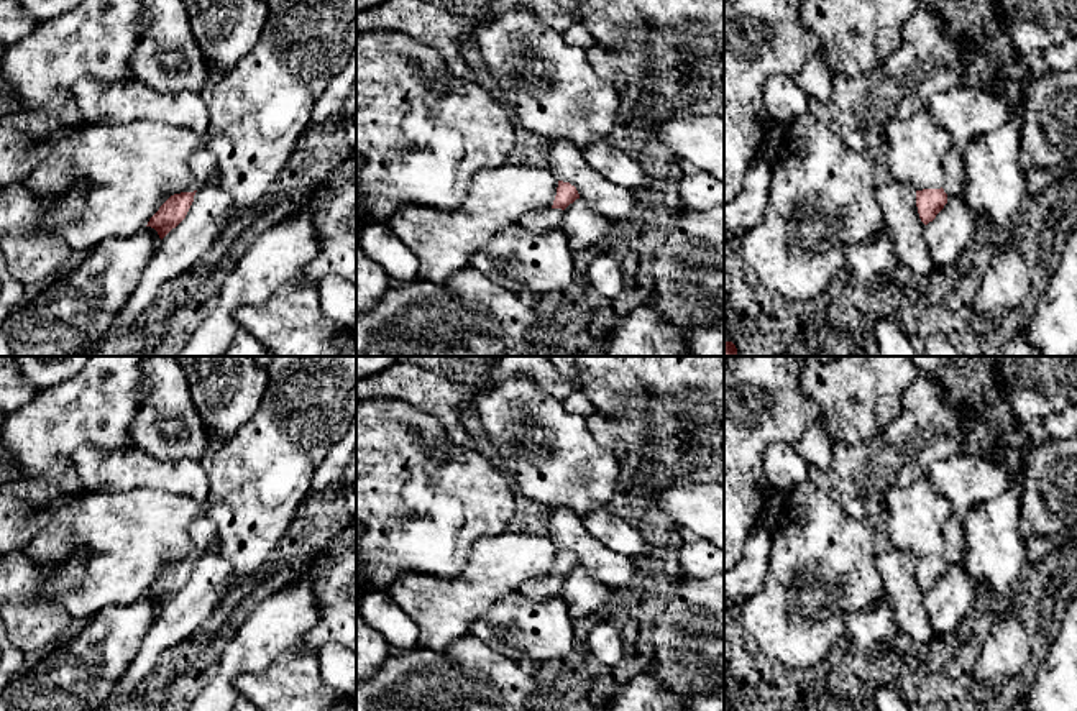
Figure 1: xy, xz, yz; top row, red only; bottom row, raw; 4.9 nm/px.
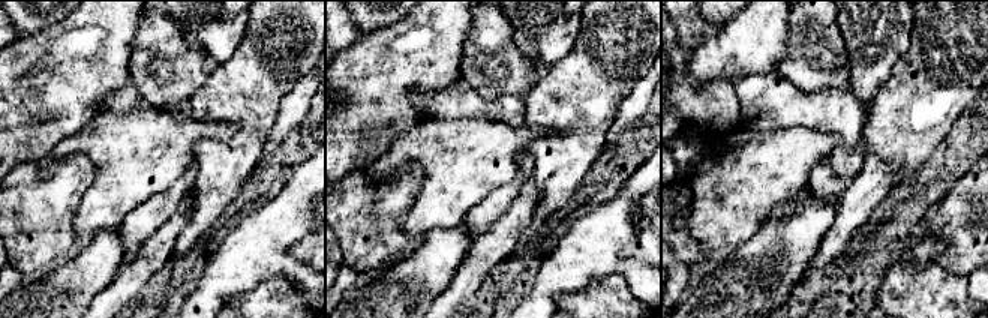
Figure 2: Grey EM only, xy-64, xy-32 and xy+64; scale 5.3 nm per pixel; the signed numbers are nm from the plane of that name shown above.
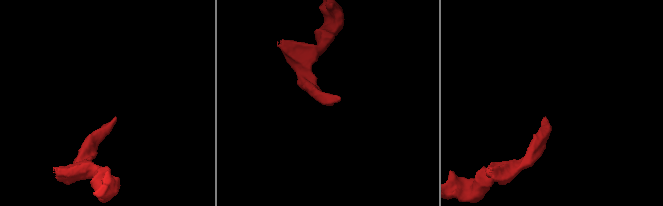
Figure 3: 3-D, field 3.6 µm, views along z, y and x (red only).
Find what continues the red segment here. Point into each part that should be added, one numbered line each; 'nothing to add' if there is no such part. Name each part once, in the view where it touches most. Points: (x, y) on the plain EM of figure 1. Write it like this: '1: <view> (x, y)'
1: xy (202, 534)

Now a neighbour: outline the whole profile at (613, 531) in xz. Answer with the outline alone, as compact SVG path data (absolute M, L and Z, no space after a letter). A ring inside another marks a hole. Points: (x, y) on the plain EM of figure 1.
M607 506L593 507L581 516L581 521L588 534L607 548L621 552L630 558L650 555L653 550L635 525L630 525L624 517L614 514Z

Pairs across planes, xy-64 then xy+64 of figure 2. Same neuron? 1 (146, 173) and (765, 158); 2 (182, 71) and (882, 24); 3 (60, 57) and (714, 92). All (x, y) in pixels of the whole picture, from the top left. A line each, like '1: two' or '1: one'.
1: one
2: two
3: two

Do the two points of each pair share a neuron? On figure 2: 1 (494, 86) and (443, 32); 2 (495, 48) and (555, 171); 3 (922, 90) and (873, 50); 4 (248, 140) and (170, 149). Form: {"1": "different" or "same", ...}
{"1": "different", "2": "different", "3": "different", "4": "different"}

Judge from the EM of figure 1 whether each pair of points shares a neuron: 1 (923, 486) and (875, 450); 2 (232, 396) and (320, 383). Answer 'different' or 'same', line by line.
1: different
2: different

